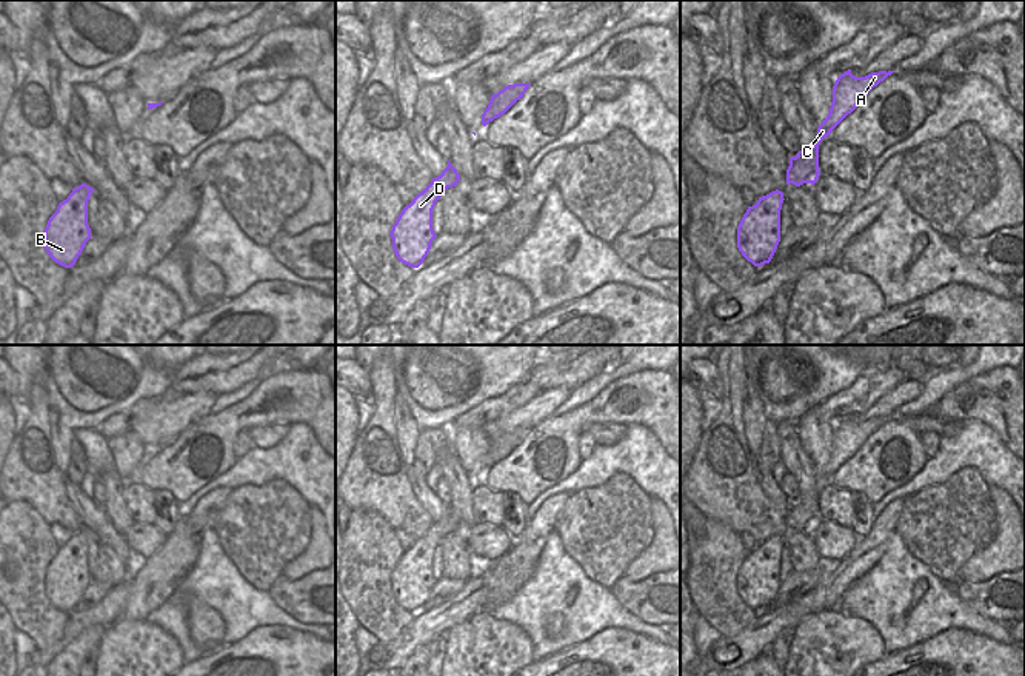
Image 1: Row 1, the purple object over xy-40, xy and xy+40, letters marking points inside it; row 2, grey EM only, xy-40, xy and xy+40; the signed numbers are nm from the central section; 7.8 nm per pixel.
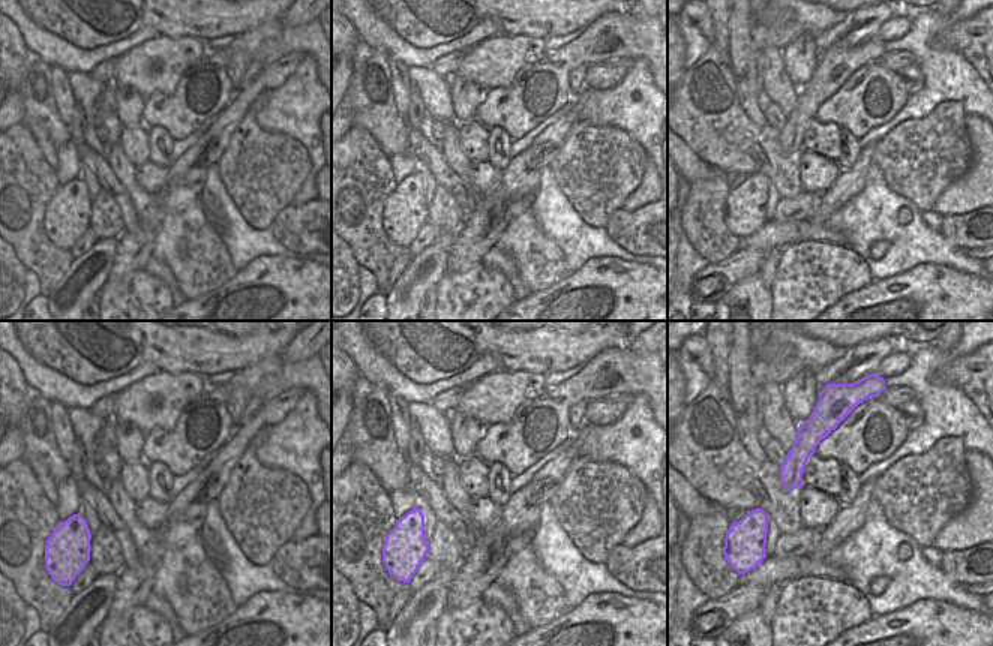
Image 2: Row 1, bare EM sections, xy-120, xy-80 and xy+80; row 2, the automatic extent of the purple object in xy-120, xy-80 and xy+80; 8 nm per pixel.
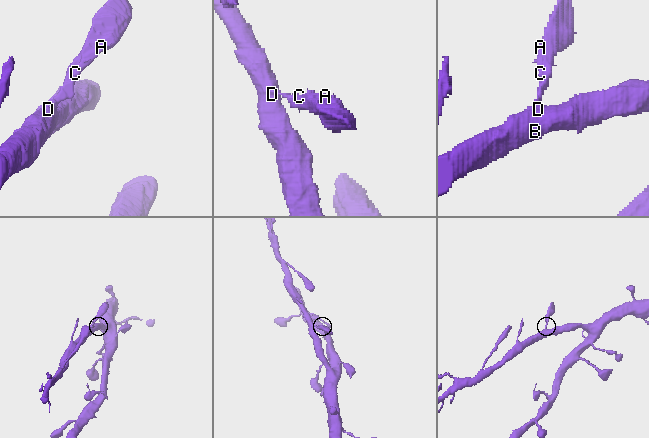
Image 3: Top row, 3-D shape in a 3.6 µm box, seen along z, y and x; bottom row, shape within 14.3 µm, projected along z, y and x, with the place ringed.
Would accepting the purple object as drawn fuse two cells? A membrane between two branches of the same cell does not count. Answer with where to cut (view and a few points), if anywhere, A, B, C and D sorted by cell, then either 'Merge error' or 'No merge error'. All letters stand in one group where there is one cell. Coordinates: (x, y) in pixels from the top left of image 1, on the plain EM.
No split. Groups: A B C D. No merge error

